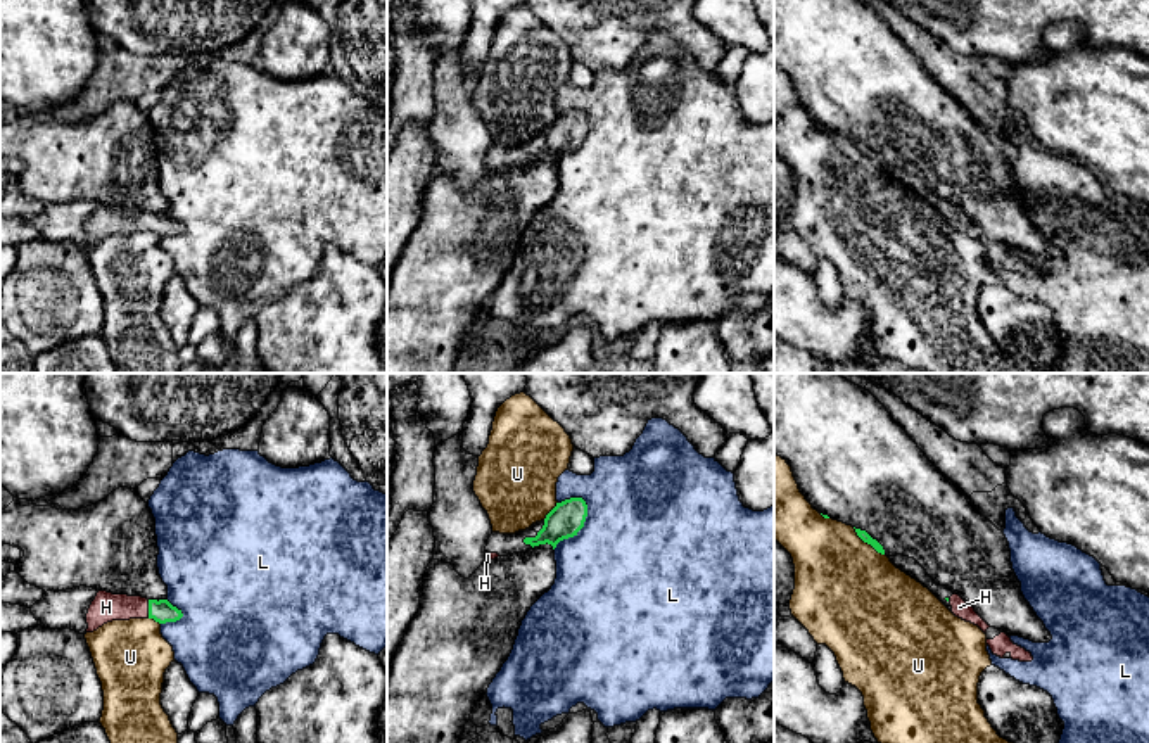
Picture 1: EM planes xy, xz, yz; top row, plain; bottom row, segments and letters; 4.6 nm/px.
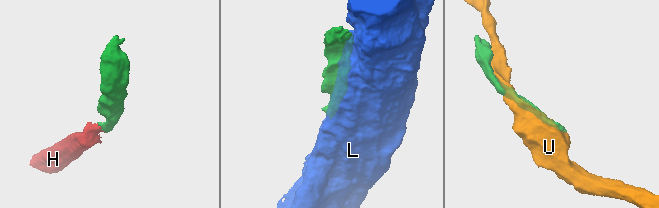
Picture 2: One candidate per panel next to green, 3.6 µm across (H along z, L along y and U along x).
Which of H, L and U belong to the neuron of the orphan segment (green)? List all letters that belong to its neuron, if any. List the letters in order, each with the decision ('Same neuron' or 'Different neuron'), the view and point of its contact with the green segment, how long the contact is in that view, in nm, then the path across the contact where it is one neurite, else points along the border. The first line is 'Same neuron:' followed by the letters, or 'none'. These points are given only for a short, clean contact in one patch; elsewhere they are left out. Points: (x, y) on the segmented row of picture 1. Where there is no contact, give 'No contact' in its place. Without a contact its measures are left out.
Same neuron: H
H: Same neuron. Touches green at xy (149, 609). Shared border 80 nm. Path across: xy (163, 610), (149, 609), (106, 607)
L: Different neuron. Touches green at xz (583, 526). Shared border 280 nm
U: Different neuron. Touches green at yz (868, 543). Shared border 200 nm

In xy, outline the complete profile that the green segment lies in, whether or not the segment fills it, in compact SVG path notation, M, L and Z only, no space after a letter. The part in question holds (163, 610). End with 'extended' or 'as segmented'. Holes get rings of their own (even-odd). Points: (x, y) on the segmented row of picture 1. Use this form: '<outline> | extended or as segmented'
M98 591L86 613L86 632L93 632L112 620L154 619L159 624L176 622L181 610L168 600L147 600L142 596L112 594Z | extended

